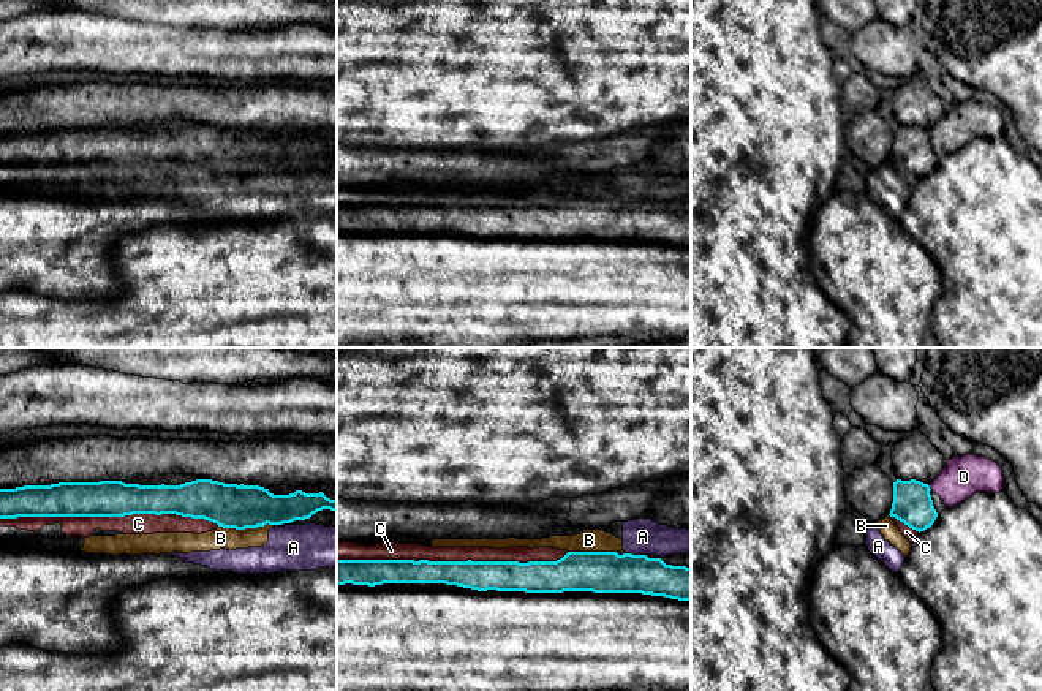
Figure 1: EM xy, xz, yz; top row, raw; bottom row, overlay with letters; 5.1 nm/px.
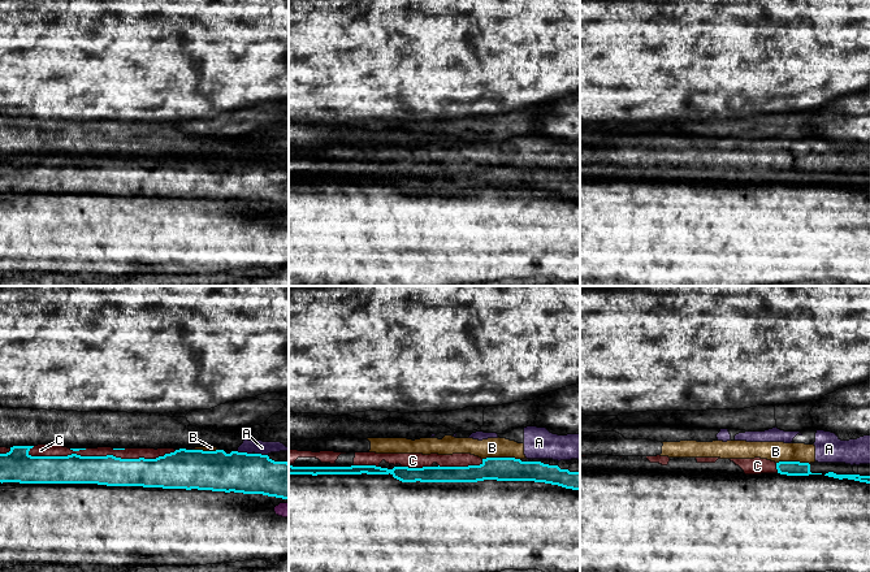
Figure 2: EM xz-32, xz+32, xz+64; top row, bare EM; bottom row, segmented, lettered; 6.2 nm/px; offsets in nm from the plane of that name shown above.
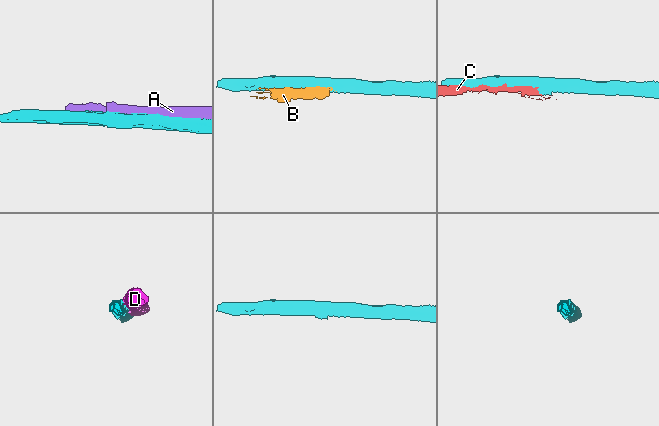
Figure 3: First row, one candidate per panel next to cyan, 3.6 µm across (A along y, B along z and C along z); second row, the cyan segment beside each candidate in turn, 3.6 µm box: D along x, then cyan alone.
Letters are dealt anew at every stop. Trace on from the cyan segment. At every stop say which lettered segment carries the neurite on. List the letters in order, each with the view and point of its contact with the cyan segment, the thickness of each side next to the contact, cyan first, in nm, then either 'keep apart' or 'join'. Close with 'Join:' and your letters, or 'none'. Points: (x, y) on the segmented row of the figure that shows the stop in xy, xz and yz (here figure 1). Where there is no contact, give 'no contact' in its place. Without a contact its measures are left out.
A: xz (636, 555) | 200/190 nm | keep apart
B: xy (242, 528) | 220/110 nm | keep apart
C: xz (453, 562) | 150/90 nm | keep apart
D: yz (928, 487) | 200/200 nm | keep apart
Join: none

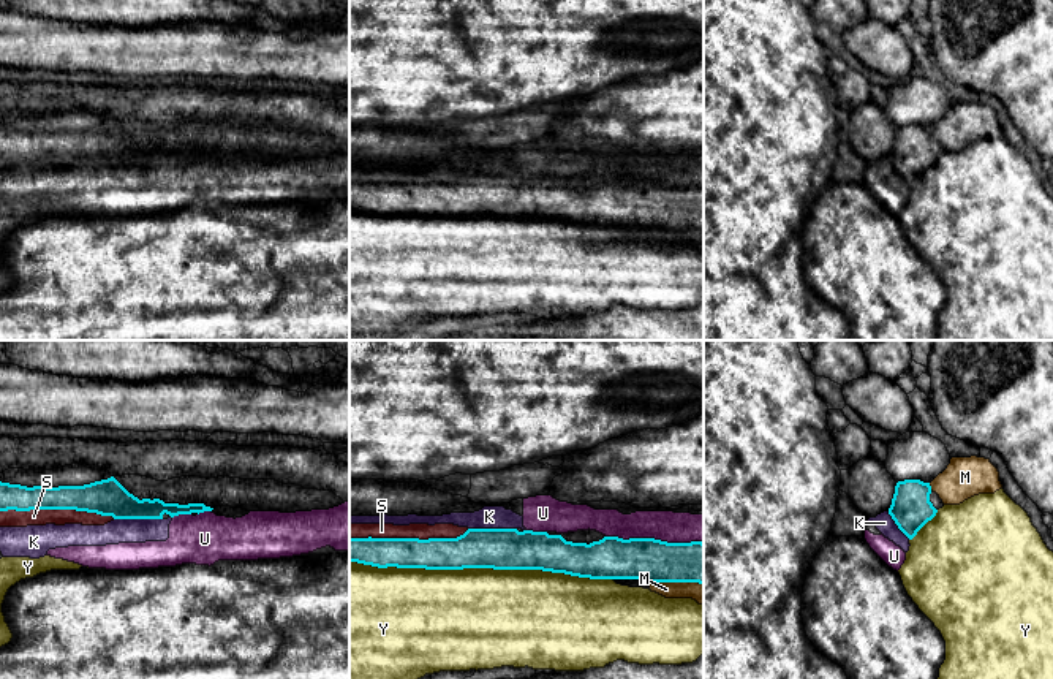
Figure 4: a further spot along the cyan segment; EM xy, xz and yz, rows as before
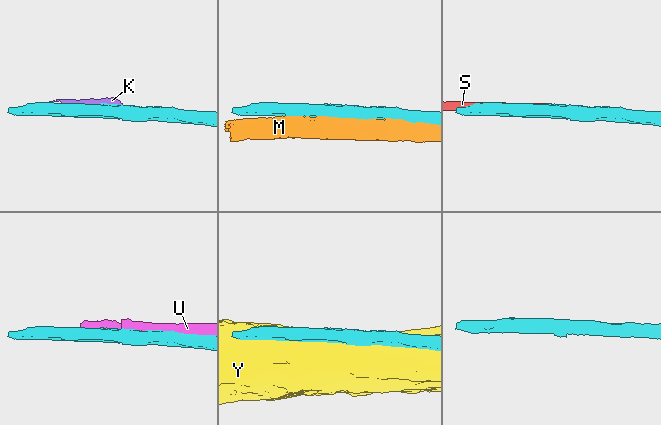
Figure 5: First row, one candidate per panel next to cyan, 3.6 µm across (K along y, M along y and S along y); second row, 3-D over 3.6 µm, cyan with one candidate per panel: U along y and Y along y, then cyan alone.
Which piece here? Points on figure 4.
K: xy (138, 518) | 190/130 nm | keep apart
M: xz (677, 581) | 220/100 nm | keep apart
S: xz (408, 538) | 160/80 nm | keep apart
U: xz (653, 538) | 220/160 nm | keep apart
Y: xz (481, 567) | 200/500 nm | keep apart
Join: none

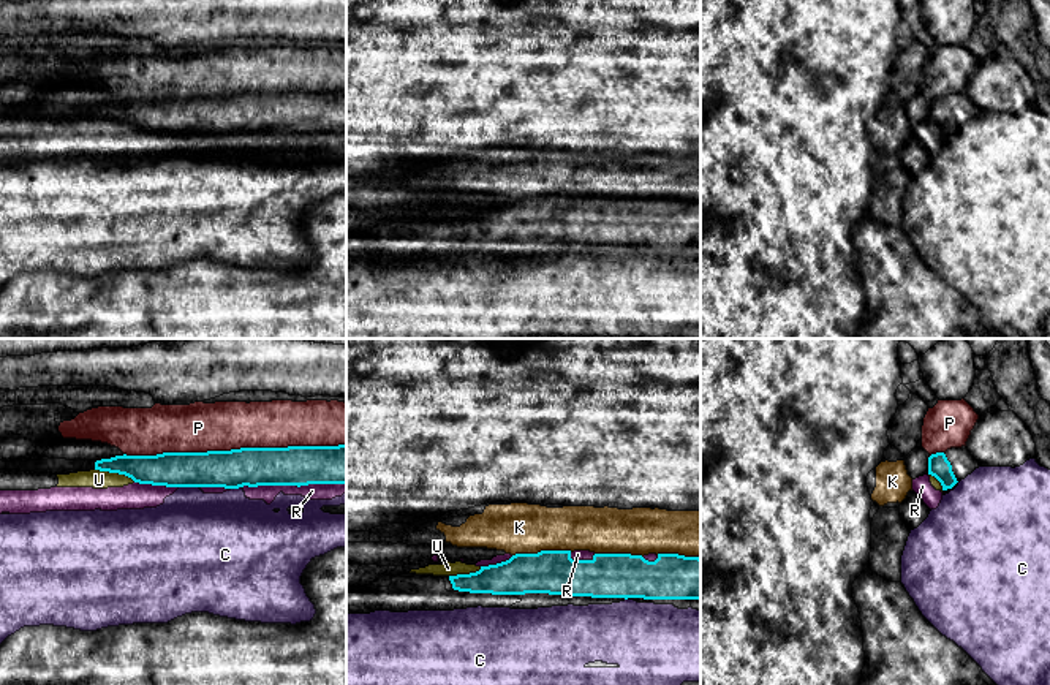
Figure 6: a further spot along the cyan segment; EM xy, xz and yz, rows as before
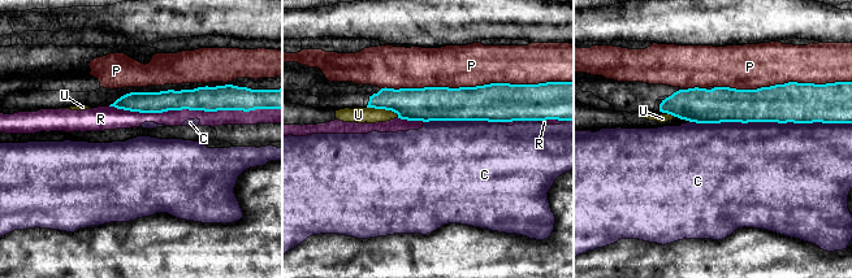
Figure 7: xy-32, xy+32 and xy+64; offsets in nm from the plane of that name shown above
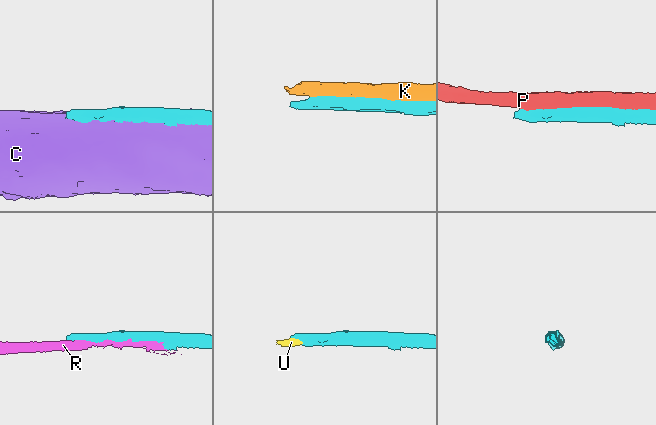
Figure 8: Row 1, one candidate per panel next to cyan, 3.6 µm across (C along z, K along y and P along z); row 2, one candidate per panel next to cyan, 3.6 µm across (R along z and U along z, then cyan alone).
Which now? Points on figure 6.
C: xy (188, 486) | 200/440 nm | keep apart
K: xz (541, 551) | 220/260 nm | keep apart
P: xy (234, 450) | 200/260 nm | keep apart
R: xy (293, 484) | 200/80 nm | keep apart
U: xy (116, 472) | 160/100 nm | keep apart
Join: none

